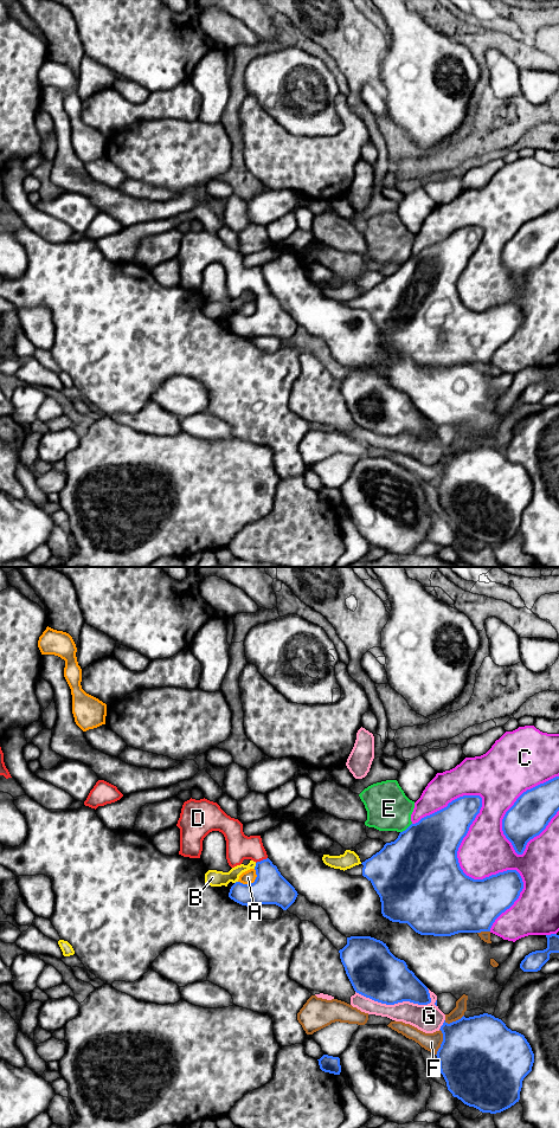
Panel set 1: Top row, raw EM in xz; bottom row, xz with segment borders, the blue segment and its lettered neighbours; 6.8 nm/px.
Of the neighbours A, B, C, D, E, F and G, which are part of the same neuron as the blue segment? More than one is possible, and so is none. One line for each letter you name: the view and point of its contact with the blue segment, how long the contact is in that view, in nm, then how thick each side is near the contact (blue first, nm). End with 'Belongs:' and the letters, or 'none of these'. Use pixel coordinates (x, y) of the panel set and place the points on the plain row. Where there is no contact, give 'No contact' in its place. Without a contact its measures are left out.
D: Touches blue at xz (261, 292). Shared border 90 nm. Thickness 220 nm (blue) against 180 nm
Belongs: D

